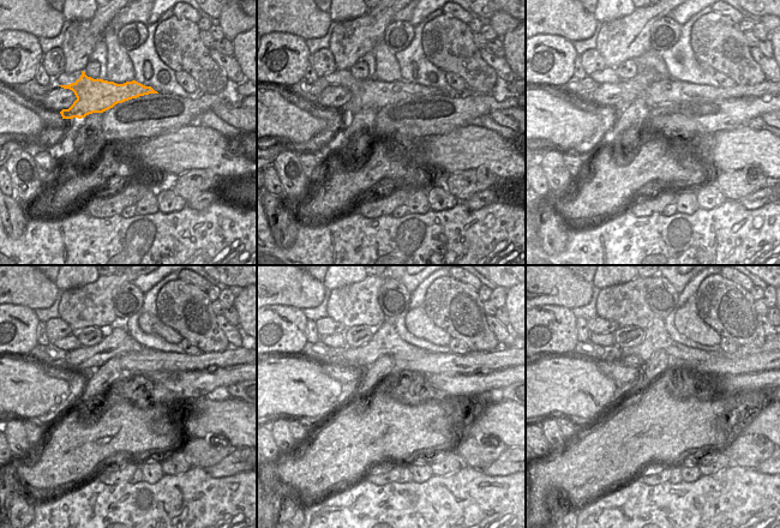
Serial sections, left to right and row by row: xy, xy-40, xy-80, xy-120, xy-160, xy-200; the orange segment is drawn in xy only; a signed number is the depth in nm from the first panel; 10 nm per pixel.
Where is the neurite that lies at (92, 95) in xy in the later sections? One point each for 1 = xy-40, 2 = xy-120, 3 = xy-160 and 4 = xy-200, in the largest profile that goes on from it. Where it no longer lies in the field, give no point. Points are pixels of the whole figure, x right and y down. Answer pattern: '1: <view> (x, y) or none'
1: xy-40 (365, 94)
2: xy-120 (148, 360)
3: xy-160 (475, 361)
4: xy-200 (762, 361)

